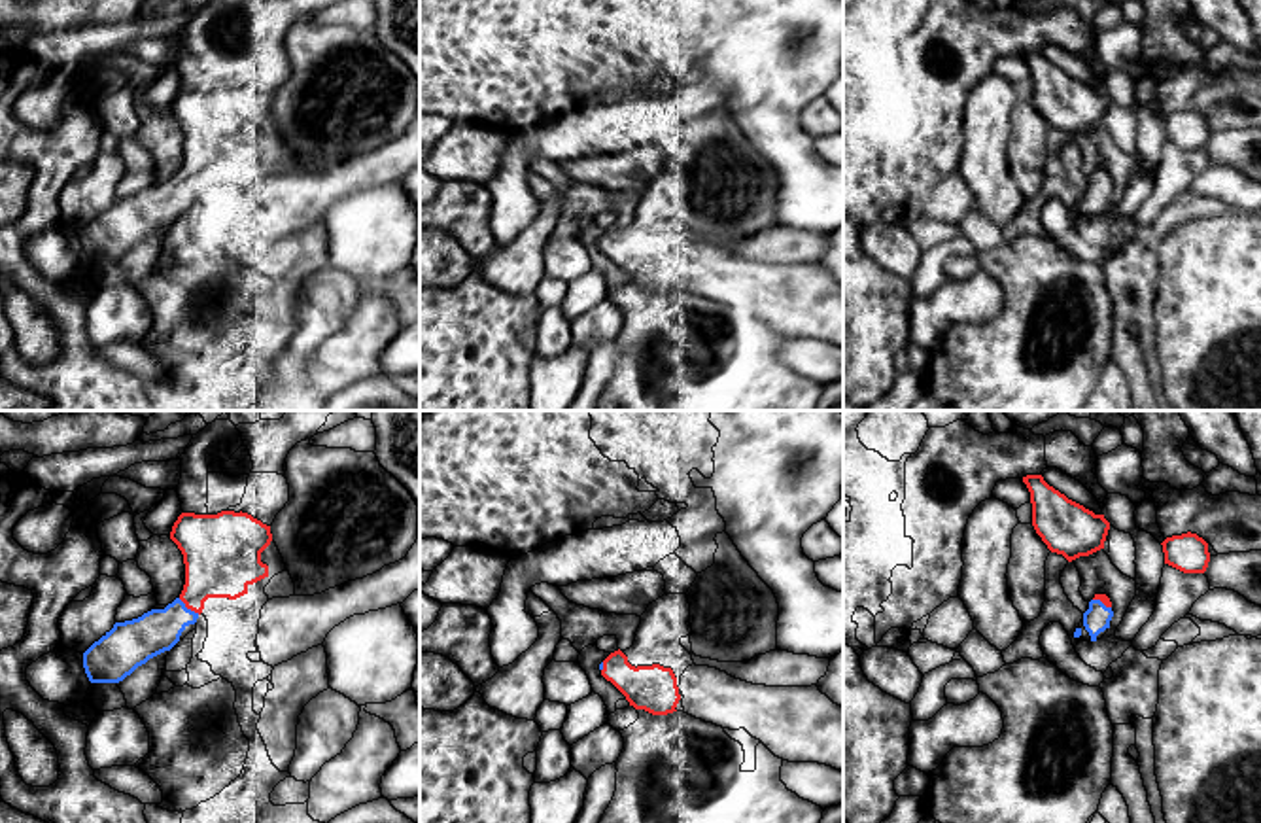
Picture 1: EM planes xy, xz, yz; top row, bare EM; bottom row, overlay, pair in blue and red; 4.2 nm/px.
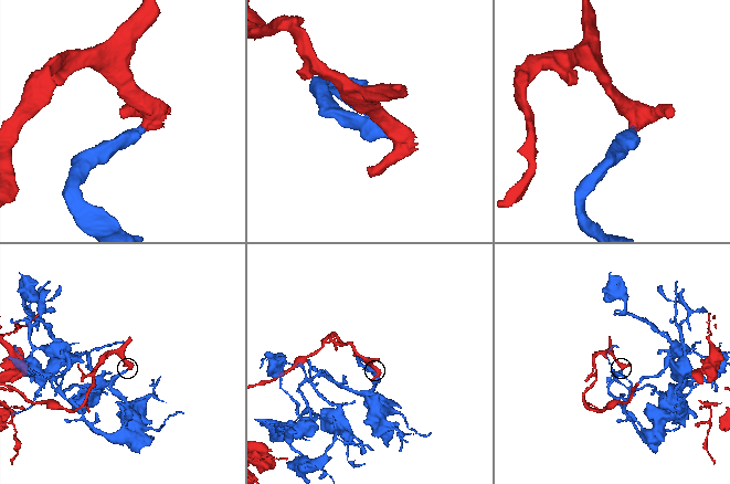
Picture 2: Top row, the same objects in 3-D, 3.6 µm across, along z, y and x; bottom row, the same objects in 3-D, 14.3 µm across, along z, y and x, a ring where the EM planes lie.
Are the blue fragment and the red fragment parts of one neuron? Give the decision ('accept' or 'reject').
accept

